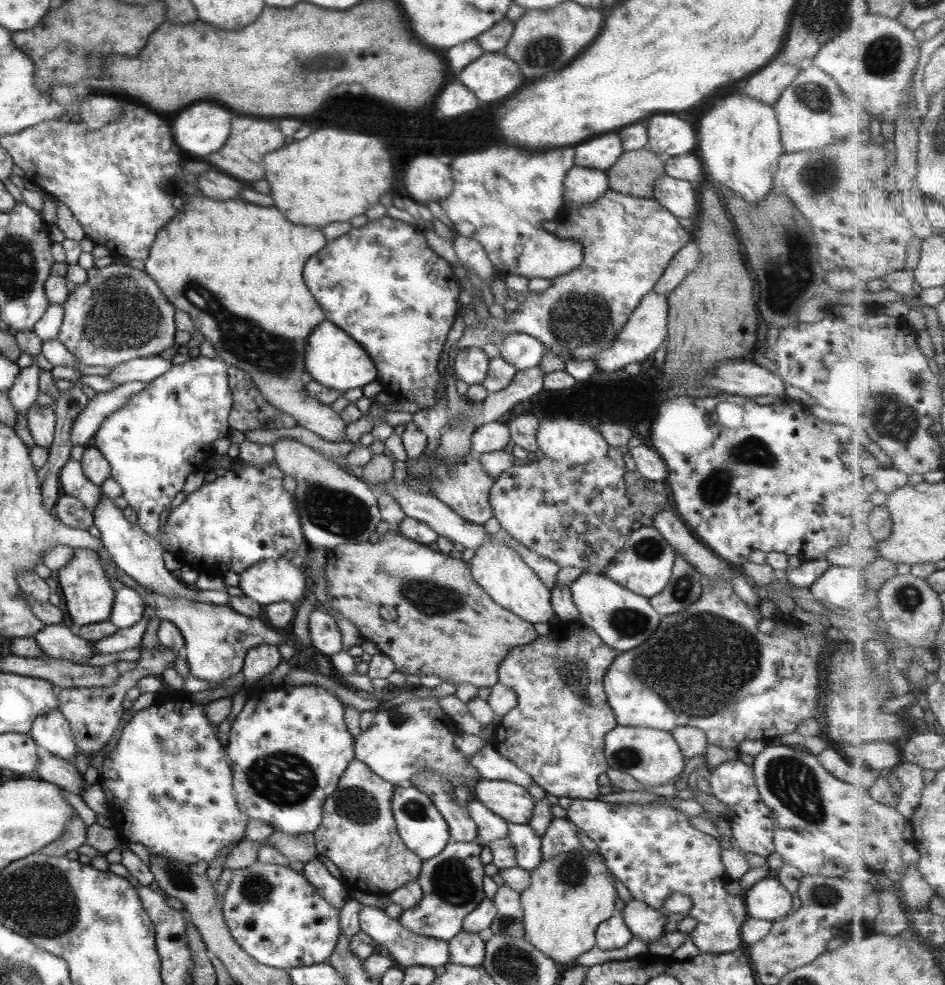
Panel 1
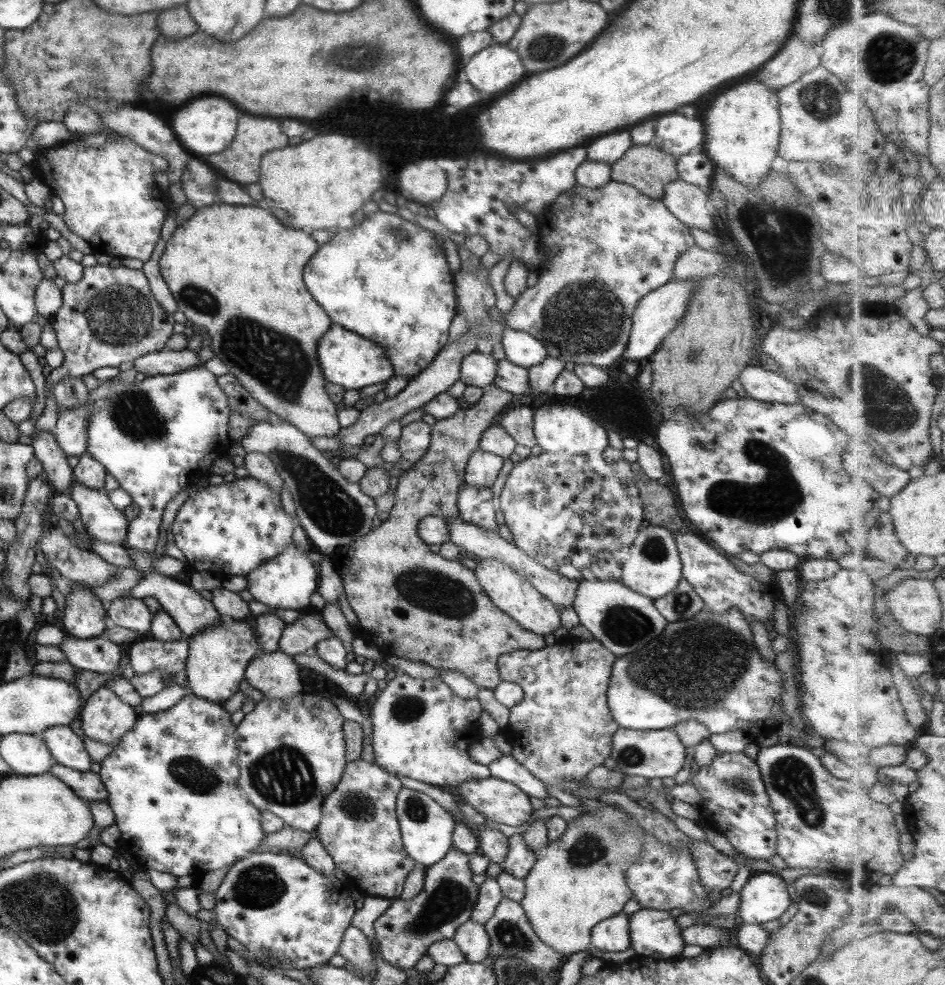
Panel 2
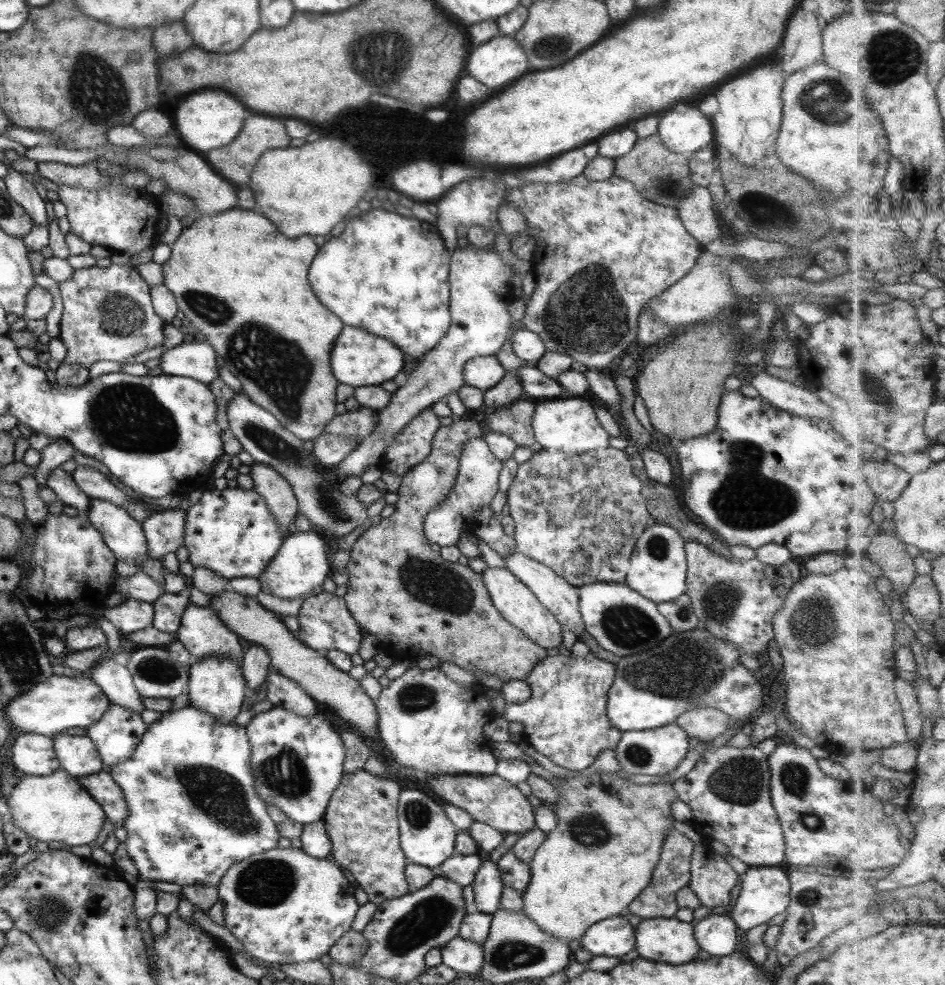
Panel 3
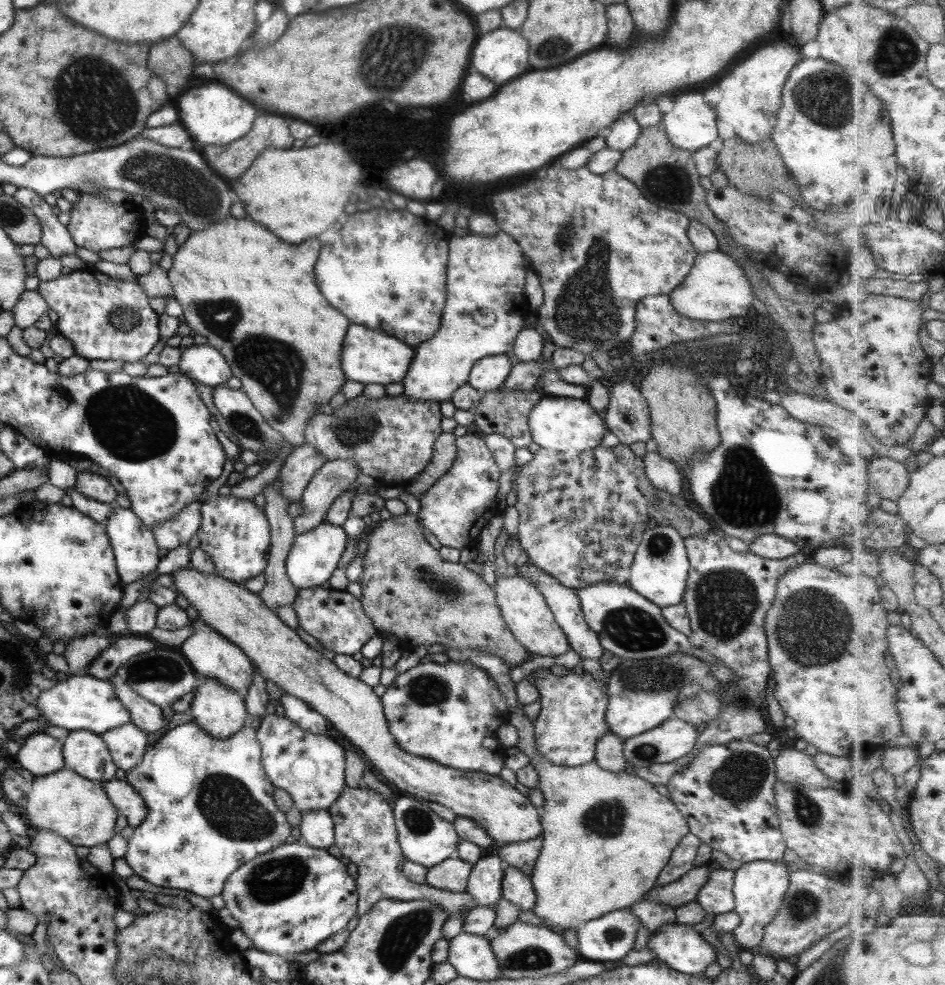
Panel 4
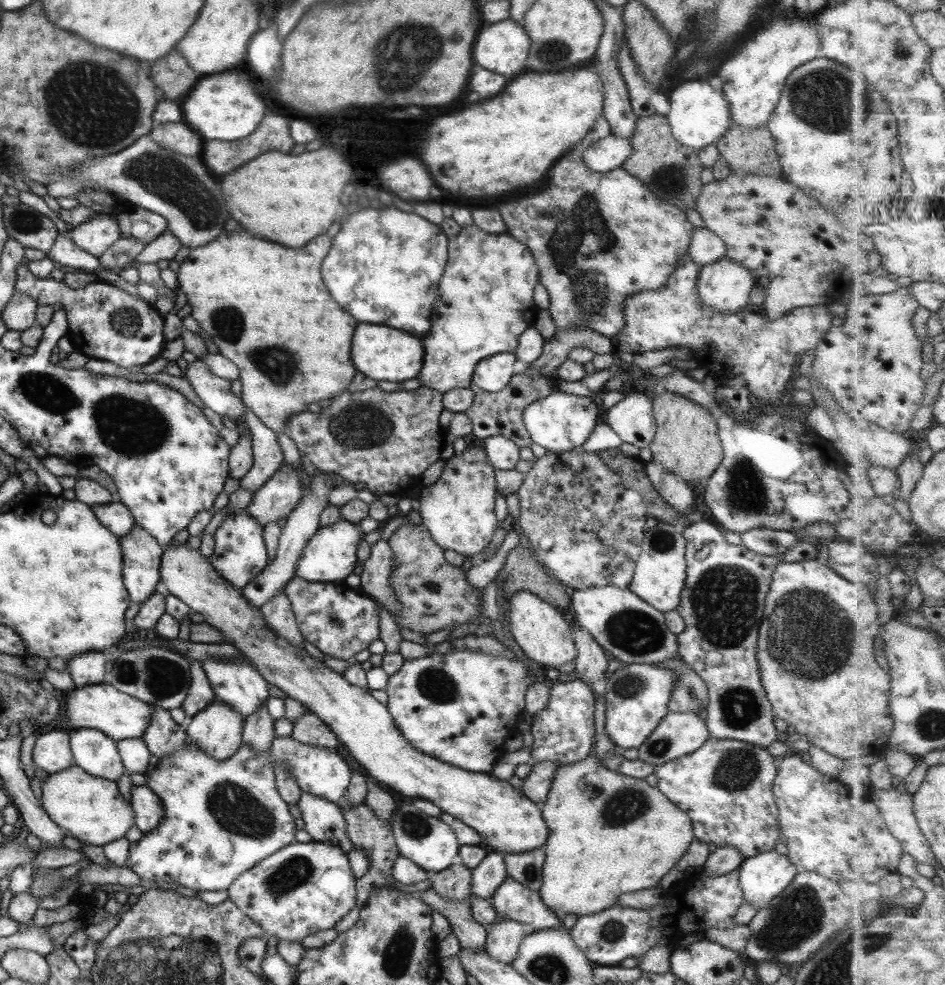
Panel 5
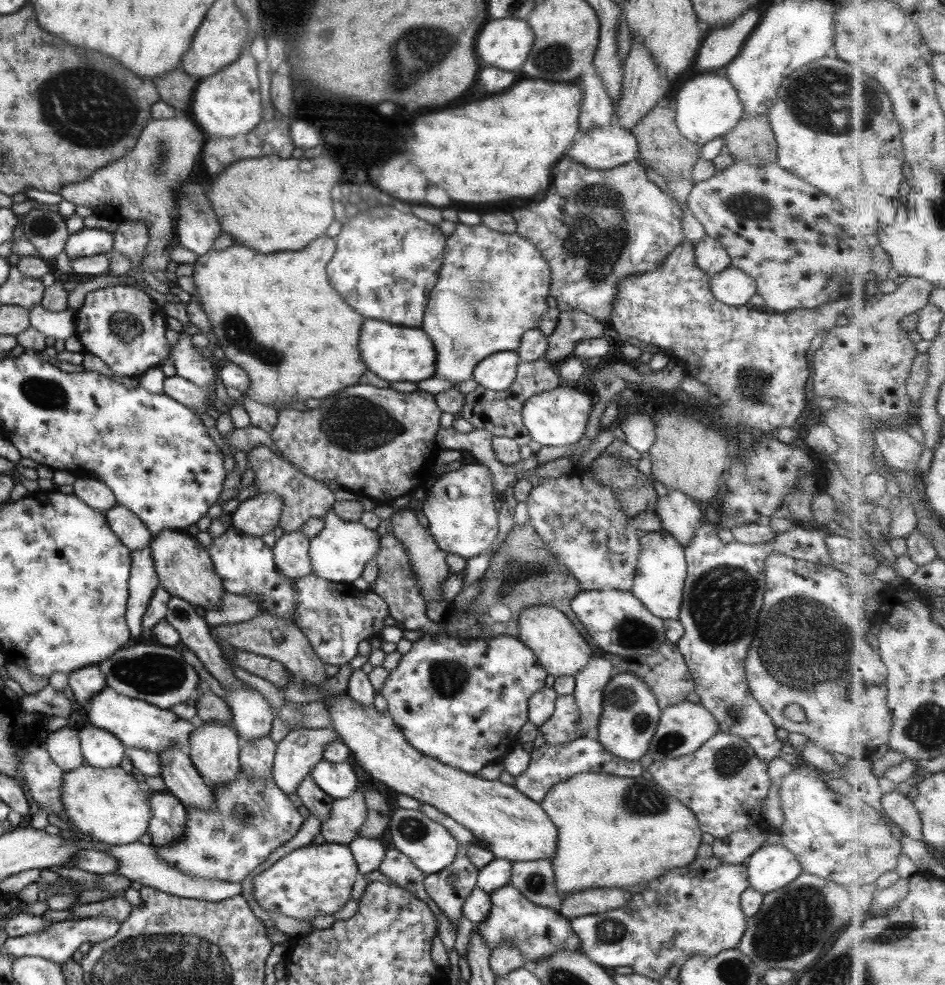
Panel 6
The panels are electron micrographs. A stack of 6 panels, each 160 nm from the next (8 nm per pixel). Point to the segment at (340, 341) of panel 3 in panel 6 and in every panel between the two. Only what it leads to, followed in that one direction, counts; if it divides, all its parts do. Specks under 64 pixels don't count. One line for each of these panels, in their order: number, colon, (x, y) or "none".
4: (368, 357)
5: (379, 352)
6: (393, 353)

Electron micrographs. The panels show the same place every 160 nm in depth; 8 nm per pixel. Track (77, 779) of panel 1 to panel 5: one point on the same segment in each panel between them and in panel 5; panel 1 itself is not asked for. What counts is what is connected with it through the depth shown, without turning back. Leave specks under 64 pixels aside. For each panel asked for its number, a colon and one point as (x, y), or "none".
2: (86, 785)
3: (100, 786)
4: (125, 801)
5: (146, 809)

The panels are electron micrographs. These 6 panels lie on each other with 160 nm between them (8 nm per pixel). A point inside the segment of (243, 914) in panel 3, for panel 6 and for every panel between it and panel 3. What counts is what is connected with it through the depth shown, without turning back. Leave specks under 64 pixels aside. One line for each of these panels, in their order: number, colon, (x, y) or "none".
4: (288, 900)
5: (303, 888)
6: (313, 880)

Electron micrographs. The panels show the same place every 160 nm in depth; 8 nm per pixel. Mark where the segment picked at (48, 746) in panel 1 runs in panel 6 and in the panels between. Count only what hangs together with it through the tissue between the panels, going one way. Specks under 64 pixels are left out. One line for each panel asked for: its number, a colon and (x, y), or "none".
2: (65, 748)
3: (77, 756)
4: (85, 753)
5: (95, 753)
6: (98, 748)

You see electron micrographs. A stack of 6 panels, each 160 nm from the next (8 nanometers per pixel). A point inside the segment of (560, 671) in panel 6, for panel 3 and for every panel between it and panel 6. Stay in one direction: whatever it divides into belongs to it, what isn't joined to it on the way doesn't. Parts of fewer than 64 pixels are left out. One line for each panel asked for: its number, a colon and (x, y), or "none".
3: (517, 605)
4: (524, 611)
5: (543, 633)

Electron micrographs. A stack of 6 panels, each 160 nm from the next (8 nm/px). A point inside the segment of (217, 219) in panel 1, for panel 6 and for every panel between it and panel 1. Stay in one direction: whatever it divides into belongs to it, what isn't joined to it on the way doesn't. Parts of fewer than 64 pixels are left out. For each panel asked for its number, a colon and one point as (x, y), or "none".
2: (234, 270)
3: (247, 294)
4: (253, 297)
5: (264, 306)
6: (274, 315)

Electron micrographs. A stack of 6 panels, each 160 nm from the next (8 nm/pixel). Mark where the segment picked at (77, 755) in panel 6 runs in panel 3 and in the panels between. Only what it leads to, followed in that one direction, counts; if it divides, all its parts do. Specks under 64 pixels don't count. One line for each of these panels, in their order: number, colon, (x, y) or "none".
3: (32, 754)
4: (40, 754)
5: (51, 753)

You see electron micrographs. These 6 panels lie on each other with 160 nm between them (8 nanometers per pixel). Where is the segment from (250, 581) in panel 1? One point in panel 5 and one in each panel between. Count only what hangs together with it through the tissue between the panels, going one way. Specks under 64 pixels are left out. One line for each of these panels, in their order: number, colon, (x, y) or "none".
2: (287, 580)
3: (300, 565)
4: (312, 557)
5: (329, 555)

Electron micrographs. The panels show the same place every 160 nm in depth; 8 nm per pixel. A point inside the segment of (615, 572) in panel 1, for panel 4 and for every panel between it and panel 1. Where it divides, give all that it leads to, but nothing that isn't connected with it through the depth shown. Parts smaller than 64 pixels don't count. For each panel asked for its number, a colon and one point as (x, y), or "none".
2: (652, 568)
3: (657, 568)
4: (659, 569)

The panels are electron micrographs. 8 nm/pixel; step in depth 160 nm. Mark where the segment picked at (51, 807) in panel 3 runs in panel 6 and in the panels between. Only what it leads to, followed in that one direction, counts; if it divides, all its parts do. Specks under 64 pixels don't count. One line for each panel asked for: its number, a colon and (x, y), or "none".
4: (76, 809)
5: (91, 809)
6: (108, 804)

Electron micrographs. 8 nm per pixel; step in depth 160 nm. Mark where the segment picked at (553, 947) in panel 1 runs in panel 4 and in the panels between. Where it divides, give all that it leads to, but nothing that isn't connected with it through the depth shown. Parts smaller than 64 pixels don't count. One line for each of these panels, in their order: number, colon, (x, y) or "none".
2: (578, 880)
3: (599, 857)
4: (606, 836)

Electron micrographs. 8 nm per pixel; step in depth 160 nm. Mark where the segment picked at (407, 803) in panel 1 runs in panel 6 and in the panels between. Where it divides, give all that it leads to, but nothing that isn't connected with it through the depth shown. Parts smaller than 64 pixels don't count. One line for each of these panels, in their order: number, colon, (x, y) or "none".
2: (425, 827)
3: (426, 836)
4: (425, 839)
5: (429, 843)
6: (429, 846)

